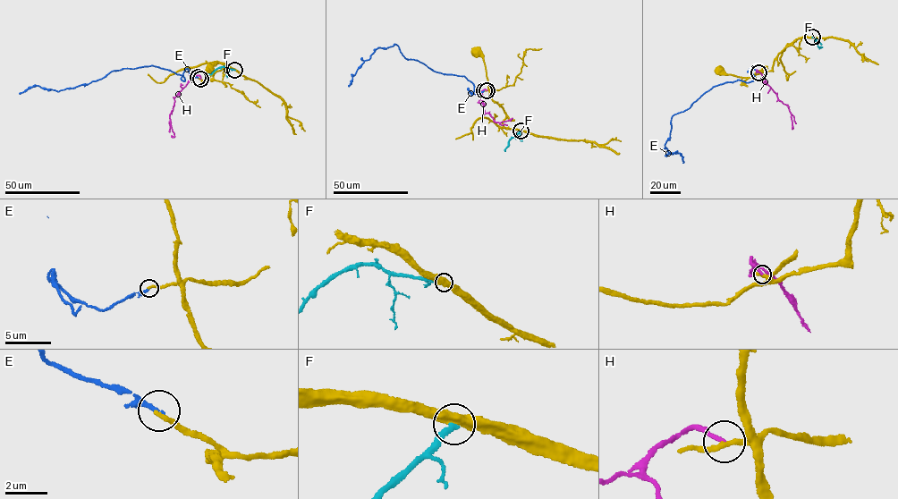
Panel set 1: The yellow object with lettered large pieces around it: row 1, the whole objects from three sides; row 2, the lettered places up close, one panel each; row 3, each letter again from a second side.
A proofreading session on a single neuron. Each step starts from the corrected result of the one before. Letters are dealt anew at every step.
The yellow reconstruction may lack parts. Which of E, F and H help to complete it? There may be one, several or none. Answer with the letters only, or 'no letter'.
no letter

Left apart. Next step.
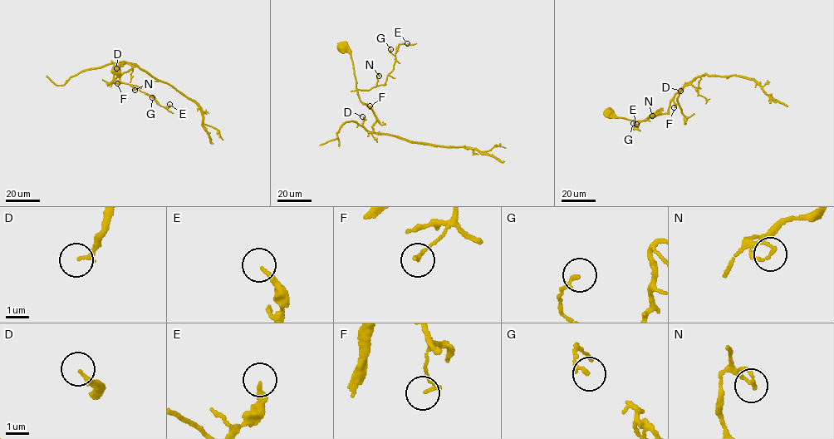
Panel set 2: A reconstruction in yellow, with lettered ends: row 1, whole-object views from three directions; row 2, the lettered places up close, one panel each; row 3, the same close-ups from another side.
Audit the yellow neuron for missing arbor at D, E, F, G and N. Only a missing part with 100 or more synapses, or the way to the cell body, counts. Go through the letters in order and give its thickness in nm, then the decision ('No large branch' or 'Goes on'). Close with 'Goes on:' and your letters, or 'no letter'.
D: Thickness 190 nm. No large branch
E: Thickness 220 nm. No large branch
F: Thickness 150 nm. No large branch
G: Thickness 160 nm. No large branch
N: Thickness 150 nm. No large branch
Goes on: no letter

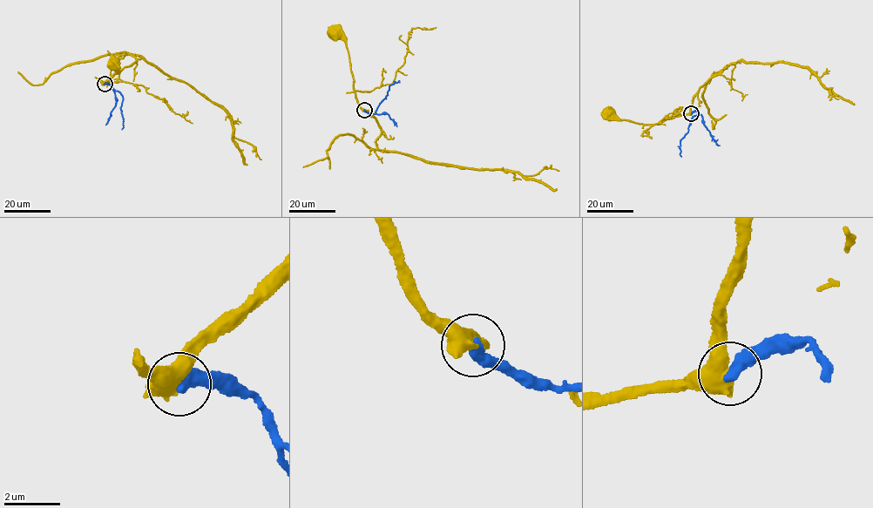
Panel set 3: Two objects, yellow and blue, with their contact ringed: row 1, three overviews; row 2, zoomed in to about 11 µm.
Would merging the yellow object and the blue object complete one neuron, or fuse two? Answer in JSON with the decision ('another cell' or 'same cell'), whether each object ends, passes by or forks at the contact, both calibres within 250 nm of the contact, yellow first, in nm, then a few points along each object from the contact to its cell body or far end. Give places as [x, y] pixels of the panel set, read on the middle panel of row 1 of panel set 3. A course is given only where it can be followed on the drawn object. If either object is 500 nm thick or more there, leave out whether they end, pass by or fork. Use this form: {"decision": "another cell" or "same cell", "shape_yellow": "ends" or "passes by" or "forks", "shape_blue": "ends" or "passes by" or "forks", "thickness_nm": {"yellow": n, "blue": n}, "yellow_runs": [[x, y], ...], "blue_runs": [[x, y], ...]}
{"decision": "another cell", "thickness_nm": {"yellow": 600, "blue": 420}, "yellow_runs": [[364, 110], [355, 96], [346, 43], [334, 32]], "blue_runs": [[364, 110], [374, 113], [386, 98], [389, 86], [399, 82]]}

